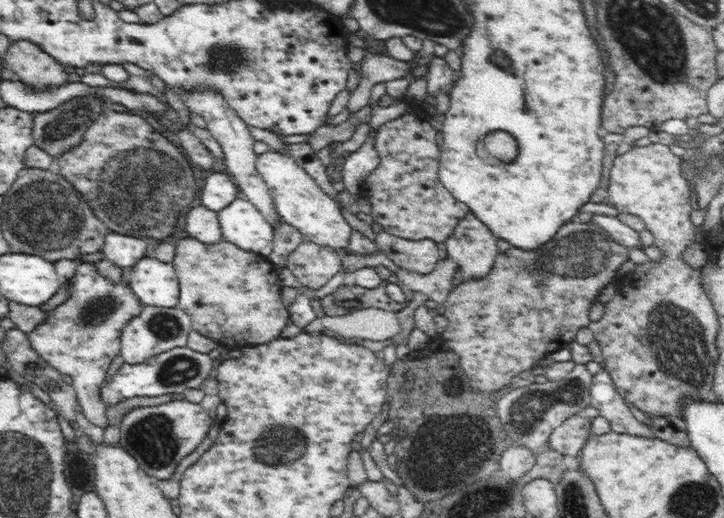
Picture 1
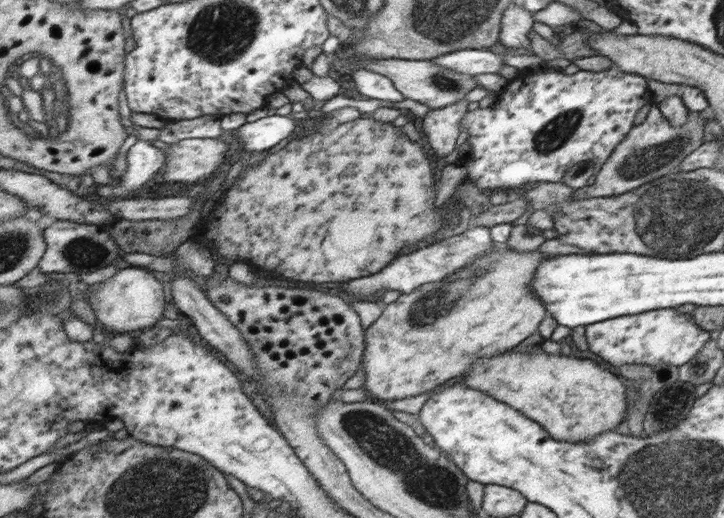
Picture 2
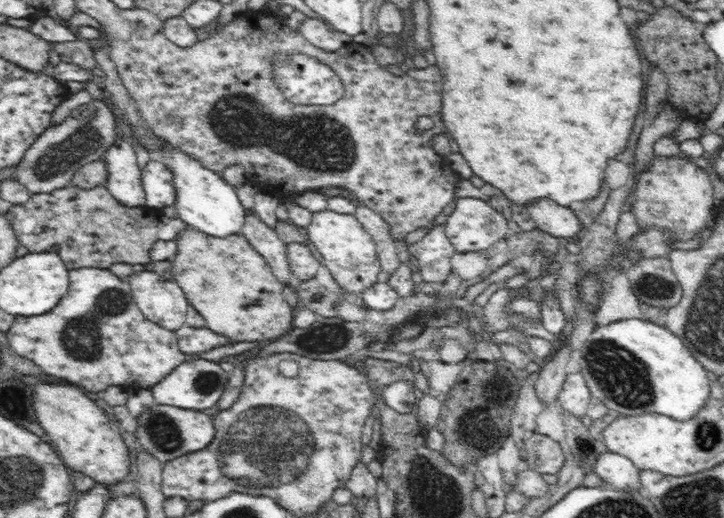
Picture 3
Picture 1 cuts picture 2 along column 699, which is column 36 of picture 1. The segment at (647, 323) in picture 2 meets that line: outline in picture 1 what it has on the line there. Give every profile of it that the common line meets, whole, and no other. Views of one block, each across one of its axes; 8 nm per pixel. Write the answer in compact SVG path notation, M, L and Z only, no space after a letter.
M80 263L80 266L77 266L76 276L74 276L74 290L72 290L70 300L66 300L62 306L57 306L50 312L50 316L46 318L44 324L34 328L34 332L28 333L32 345L46 362L54 366L56 370L70 374L74 378L73 387L84 415L98 428L105 429L110 424L108 413L106 413L108 409L106 409L106 404L101 401L97 390L106 376L106 371L110 368L112 359L121 352L121 328L140 311L141 304L136 295L132 294L132 290L112 284L112 280L108 280L97 271L95 263Z

